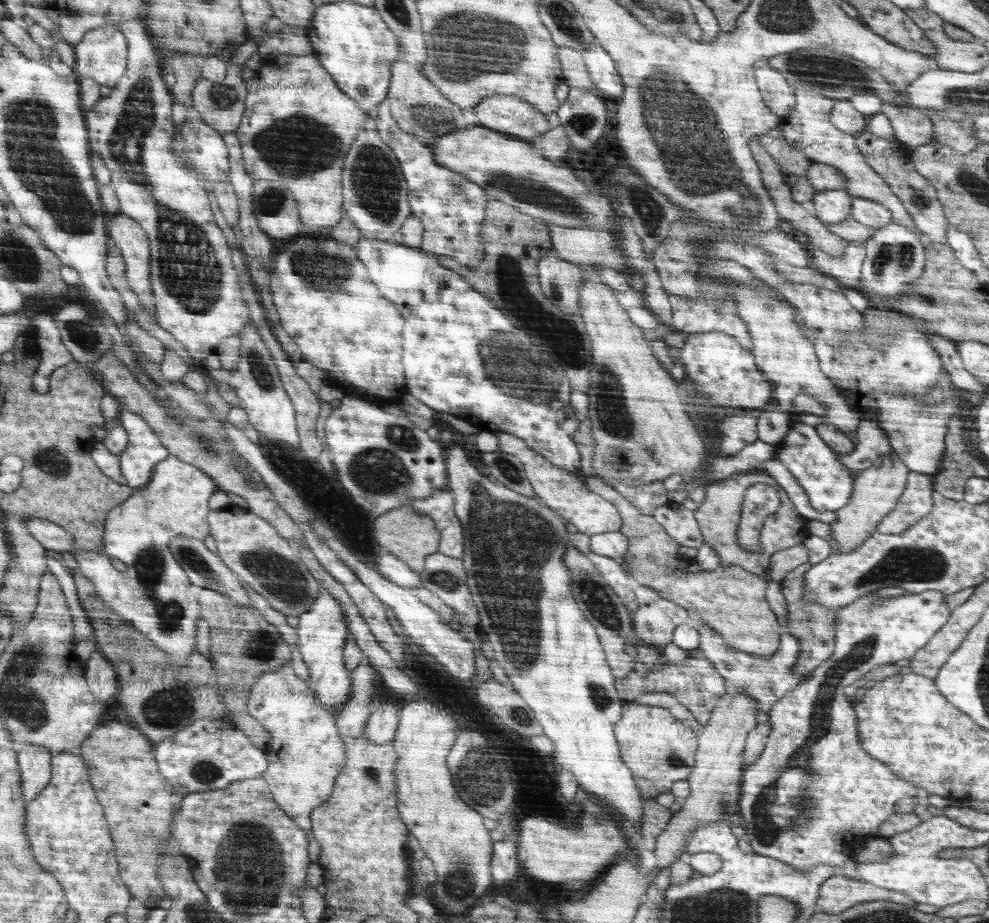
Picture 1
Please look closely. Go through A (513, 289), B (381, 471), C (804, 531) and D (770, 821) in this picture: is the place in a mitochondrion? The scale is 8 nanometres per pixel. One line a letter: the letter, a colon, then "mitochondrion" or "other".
A: mitochondrion
B: mitochondrion
C: other
D: mitochondrion

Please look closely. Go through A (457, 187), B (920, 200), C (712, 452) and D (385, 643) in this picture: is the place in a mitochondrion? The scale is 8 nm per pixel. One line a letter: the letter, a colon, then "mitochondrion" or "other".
A: mitochondrion
B: other
C: other
D: other

